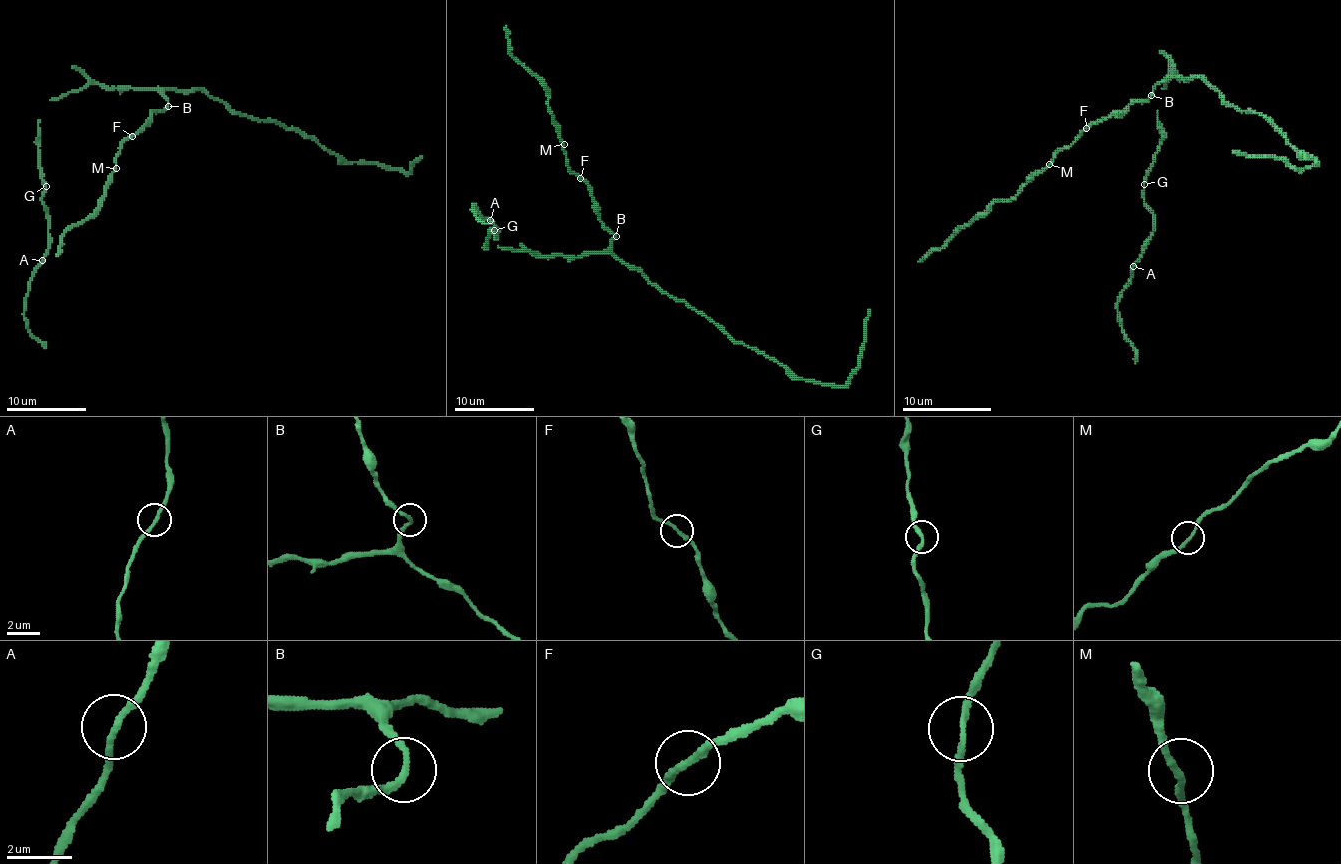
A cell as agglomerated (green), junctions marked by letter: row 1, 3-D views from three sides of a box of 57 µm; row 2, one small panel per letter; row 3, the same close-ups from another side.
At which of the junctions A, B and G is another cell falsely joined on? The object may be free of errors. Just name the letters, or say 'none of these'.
none of these

